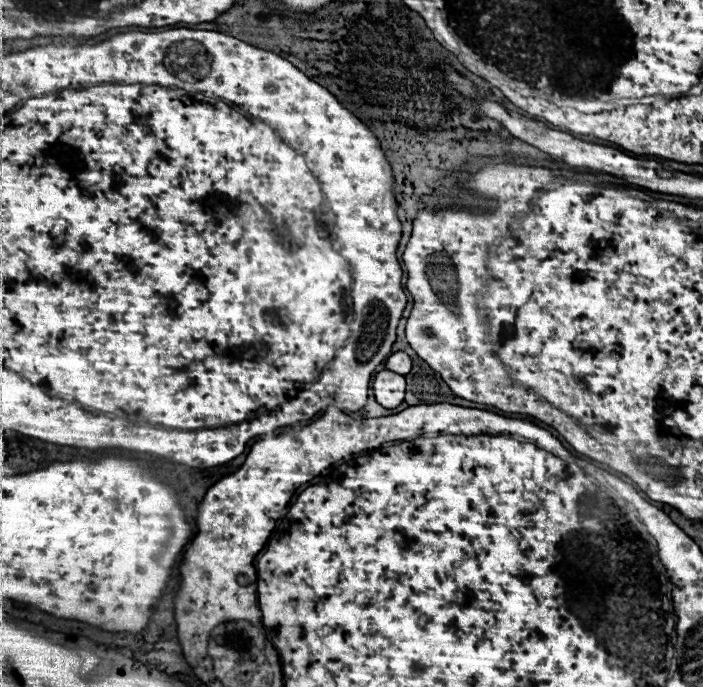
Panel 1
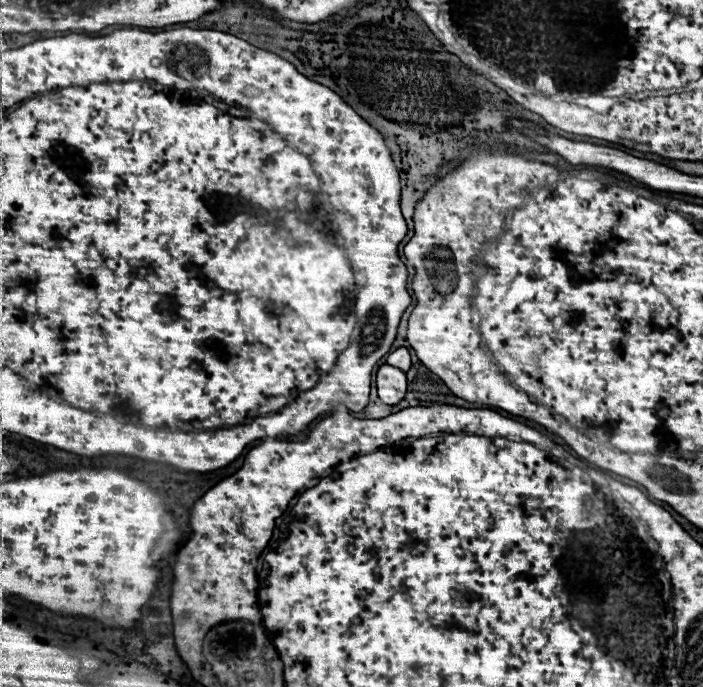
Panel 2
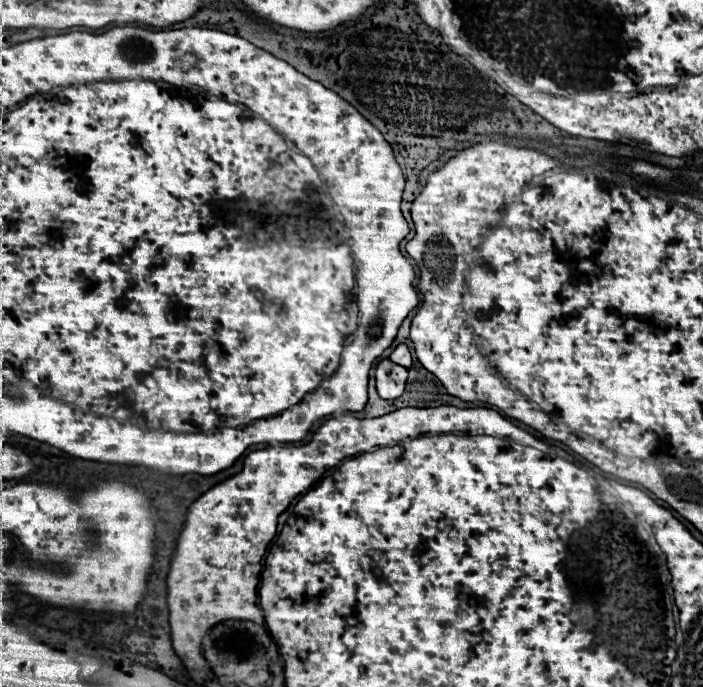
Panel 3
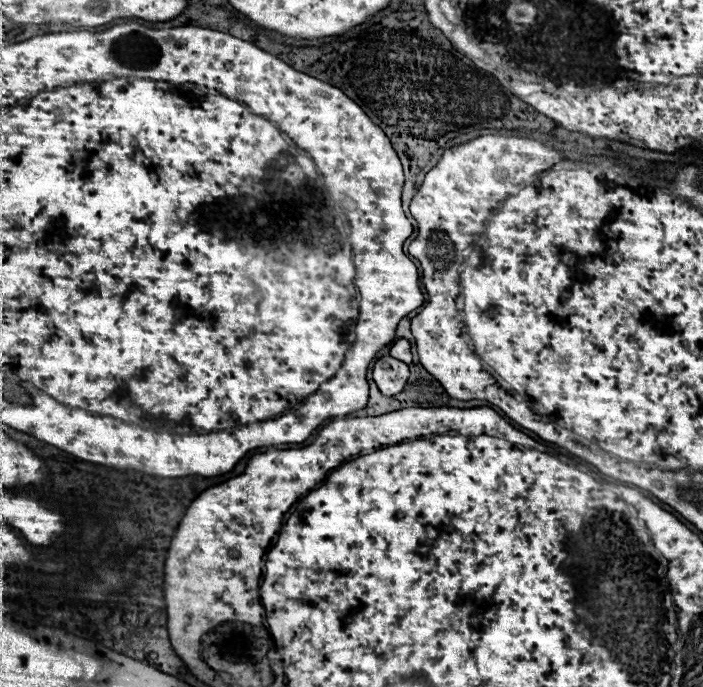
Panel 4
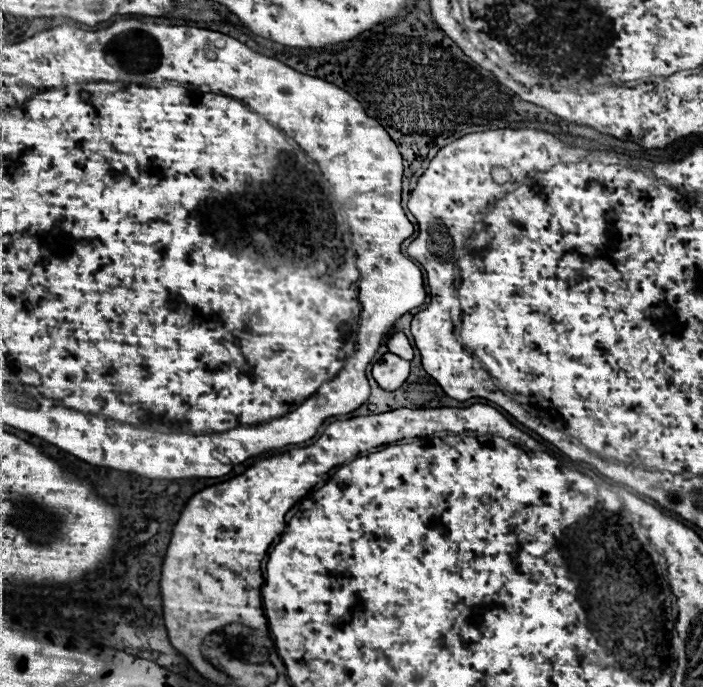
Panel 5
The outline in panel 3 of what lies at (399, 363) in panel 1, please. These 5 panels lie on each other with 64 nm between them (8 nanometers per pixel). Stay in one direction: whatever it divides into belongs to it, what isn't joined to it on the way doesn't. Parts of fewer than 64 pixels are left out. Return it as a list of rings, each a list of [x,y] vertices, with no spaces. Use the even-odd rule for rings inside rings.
[[[400,344],[400,346],[396,346],[396,350],[390,354],[390,360],[392,360],[392,362],[396,362],[398,366],[410,368],[410,364],[412,364],[412,356],[410,356],[410,350],[408,350],[408,346],[406,346],[406,344]]]

